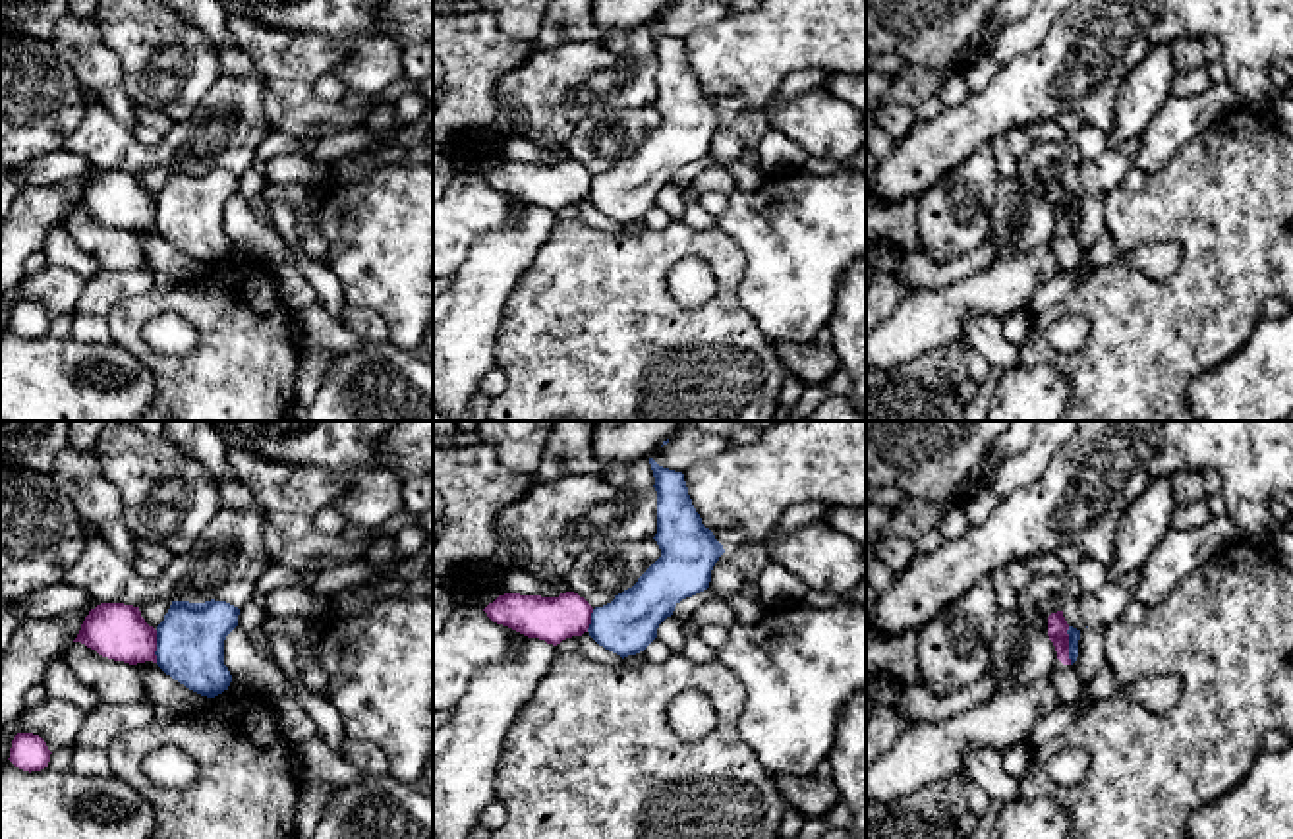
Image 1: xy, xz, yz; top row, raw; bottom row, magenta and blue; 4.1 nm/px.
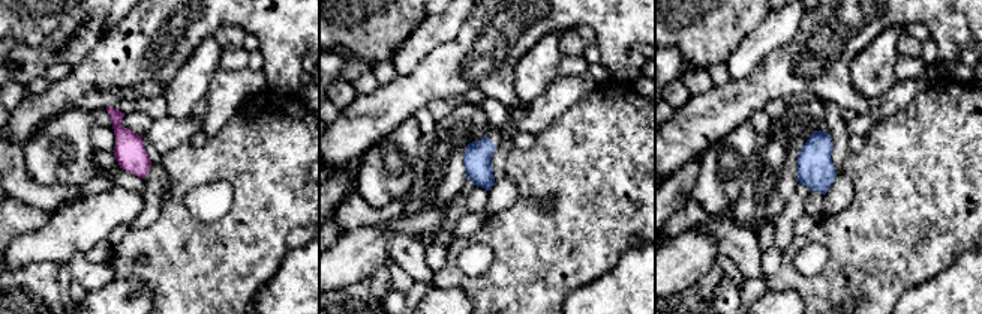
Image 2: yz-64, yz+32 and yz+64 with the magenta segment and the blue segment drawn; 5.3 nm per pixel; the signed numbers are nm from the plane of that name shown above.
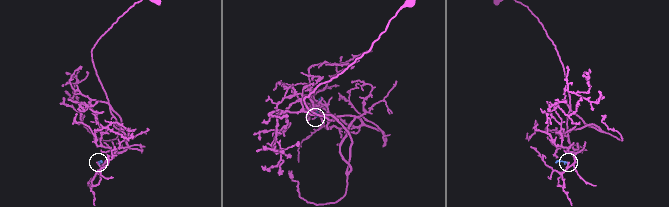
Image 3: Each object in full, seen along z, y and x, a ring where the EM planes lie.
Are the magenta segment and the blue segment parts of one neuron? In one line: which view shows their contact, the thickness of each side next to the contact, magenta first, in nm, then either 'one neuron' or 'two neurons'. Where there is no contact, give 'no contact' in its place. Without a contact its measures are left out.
yz | 90/50 nm | two neurons

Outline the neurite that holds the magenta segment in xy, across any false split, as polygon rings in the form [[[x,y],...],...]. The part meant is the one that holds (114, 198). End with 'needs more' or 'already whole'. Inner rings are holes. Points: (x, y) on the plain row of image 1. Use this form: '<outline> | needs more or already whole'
[[[101,170],[89,178],[73,209],[99,222],[129,232],[157,230],[157,197],[145,189],[139,174]]] | already whole

